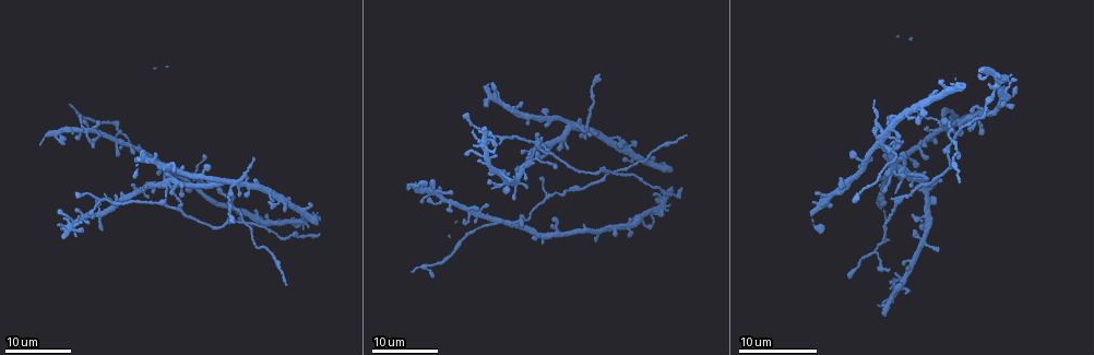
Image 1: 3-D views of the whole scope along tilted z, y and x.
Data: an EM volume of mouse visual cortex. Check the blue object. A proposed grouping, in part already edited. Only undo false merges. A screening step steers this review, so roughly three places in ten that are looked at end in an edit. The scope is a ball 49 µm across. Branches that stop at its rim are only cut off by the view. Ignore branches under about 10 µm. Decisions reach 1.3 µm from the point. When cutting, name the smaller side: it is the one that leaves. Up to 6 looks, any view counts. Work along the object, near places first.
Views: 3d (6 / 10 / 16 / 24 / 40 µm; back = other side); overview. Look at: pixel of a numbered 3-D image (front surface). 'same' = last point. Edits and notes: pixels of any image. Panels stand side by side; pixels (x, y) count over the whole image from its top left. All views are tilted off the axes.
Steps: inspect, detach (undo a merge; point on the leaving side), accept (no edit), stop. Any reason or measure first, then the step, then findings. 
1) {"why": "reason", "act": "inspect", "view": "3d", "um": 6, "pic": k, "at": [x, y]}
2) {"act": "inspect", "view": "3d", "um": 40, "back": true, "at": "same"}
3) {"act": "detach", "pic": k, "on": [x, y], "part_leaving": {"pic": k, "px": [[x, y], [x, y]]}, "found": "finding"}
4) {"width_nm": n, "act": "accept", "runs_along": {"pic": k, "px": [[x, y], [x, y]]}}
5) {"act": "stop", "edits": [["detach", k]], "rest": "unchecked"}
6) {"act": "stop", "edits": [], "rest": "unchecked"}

{"why": "calibre changes", "act": "inspect", "view": "3d", "um": 24, "pic": 1, "at": [569, 190]}

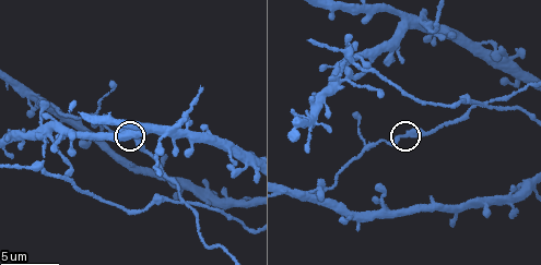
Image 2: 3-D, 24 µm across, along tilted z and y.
{"act": "inspect", "view": "3d", "um": 10, "pic": 2, "at": [404, 135]}

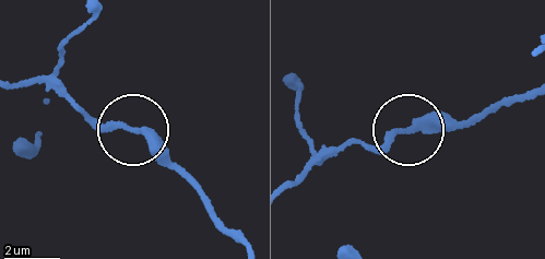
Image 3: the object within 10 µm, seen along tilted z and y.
{"act": "accept", "runs_along": {"pic": 3, "px": [[249, 246], [139, 133], [71, 104]]}, "found": "one neuron here"}

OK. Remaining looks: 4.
{"why": "four-way junction", "act": "inspect", "view": "3d", "um": 10, "pic": 2, "at": [187, 204]}

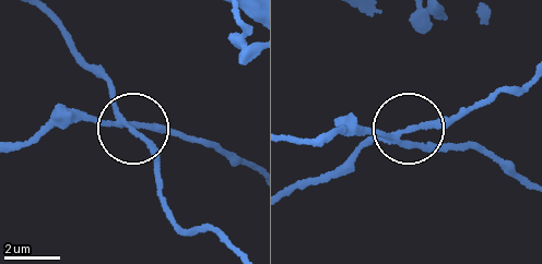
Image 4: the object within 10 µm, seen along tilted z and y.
{"why": "from behind", "act": "inspect", "view": "3d", "um": 10, "back": true, "pic": 4, "at": [136, 128]}

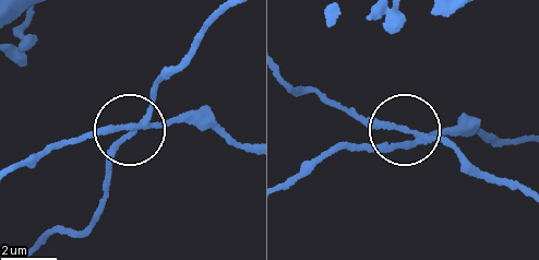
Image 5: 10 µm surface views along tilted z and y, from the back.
{"side_arm_um": 15, "arms": 4, "act": "detach", "pic": 5, "on": [184, 115], "found": "two neurons meet here"}

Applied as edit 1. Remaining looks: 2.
{"act": "stop", "edits": [["detach", 5]], "rest": "unchecked"}

